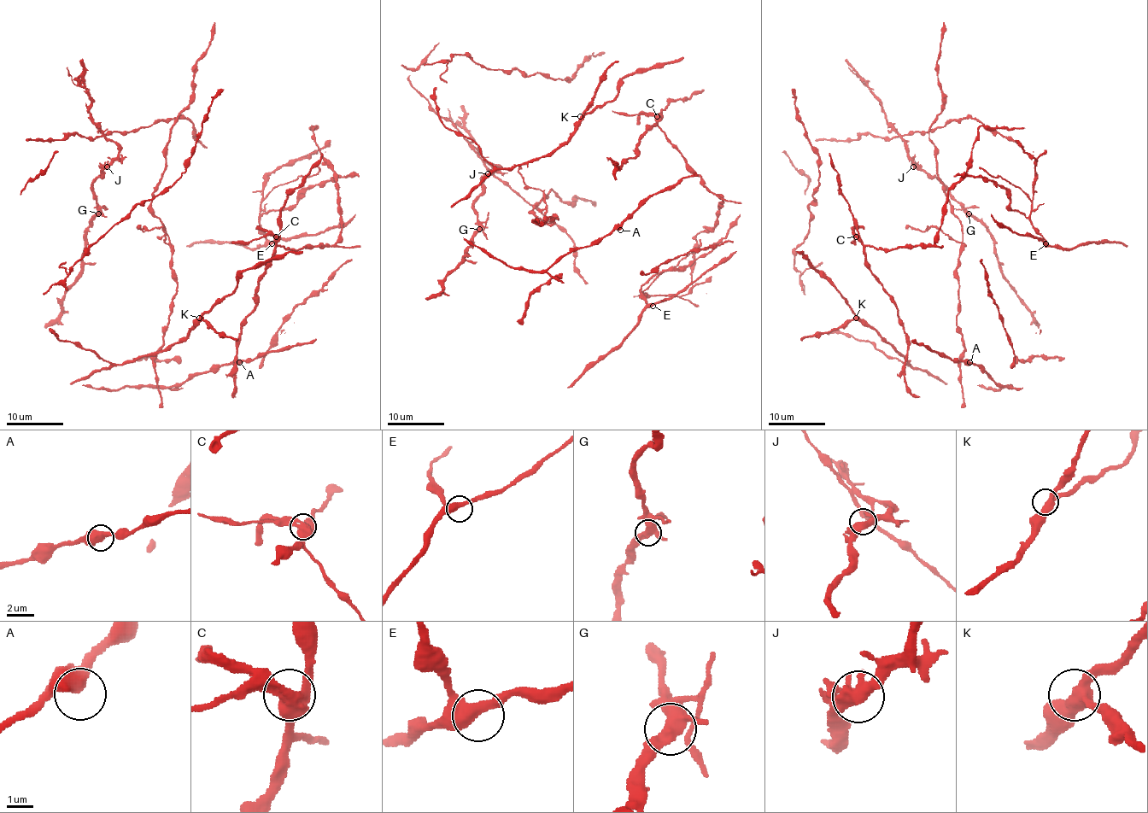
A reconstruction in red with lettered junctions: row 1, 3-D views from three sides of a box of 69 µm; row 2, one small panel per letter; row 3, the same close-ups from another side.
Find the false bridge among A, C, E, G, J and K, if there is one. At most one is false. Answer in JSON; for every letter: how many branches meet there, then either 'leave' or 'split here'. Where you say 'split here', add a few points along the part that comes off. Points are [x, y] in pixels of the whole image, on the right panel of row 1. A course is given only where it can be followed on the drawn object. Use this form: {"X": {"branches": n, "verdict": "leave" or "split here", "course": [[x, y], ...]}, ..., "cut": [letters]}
{"A": {"branches": 3, "verdict": "leave"}, "C": {"branches": 3, "verdict": "split here"}, "E": {"branches": 3, "verdict": "leave"}, "G": {"branches": 3, "verdict": "leave"}, "J": {"branches": 3, "verdict": "leave"}, "K": {"branches": 3, "verdict": "leave"}, "cut": ["C"]}

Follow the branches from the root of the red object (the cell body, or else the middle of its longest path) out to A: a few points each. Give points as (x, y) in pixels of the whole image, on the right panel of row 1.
A: (995, 385), (980, 366), (969, 362)

